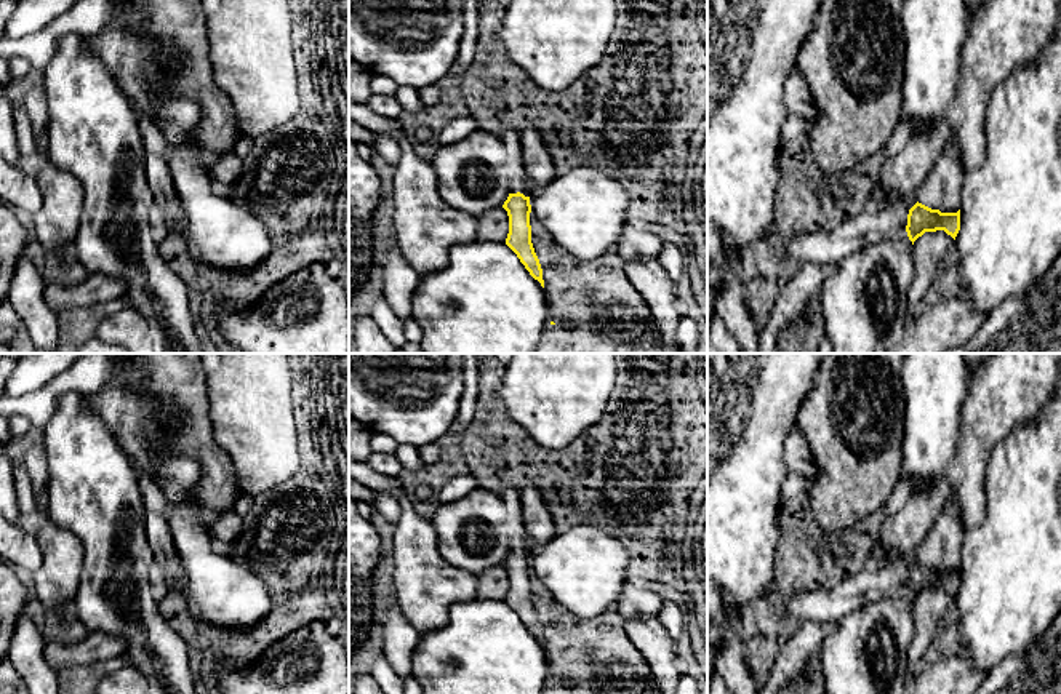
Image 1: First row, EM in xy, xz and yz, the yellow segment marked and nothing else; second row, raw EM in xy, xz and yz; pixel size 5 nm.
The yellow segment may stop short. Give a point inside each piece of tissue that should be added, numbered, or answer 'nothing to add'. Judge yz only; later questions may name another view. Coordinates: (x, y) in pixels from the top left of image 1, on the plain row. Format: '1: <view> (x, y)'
1: yz (864, 587)

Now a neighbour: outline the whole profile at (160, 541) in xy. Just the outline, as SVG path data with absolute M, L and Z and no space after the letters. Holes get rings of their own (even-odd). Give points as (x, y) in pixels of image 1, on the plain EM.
M147 509L144 528L149 547L154 553L154 563L163 569L171 582L179 585L184 580L184 571L176 555L174 539L166 518Z

